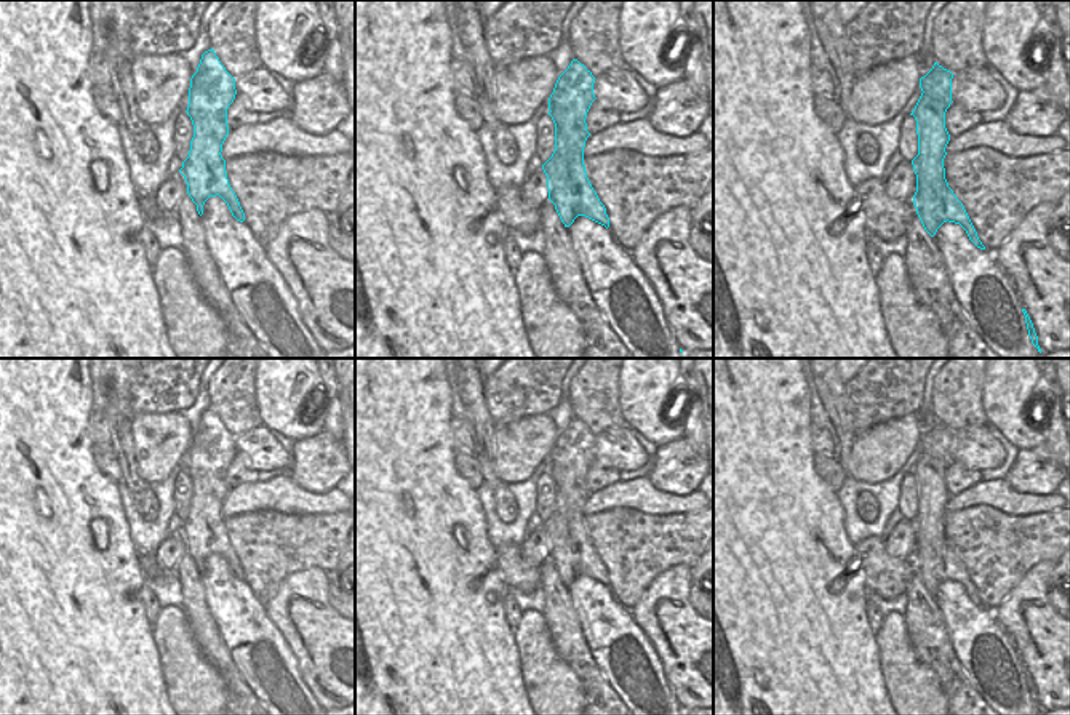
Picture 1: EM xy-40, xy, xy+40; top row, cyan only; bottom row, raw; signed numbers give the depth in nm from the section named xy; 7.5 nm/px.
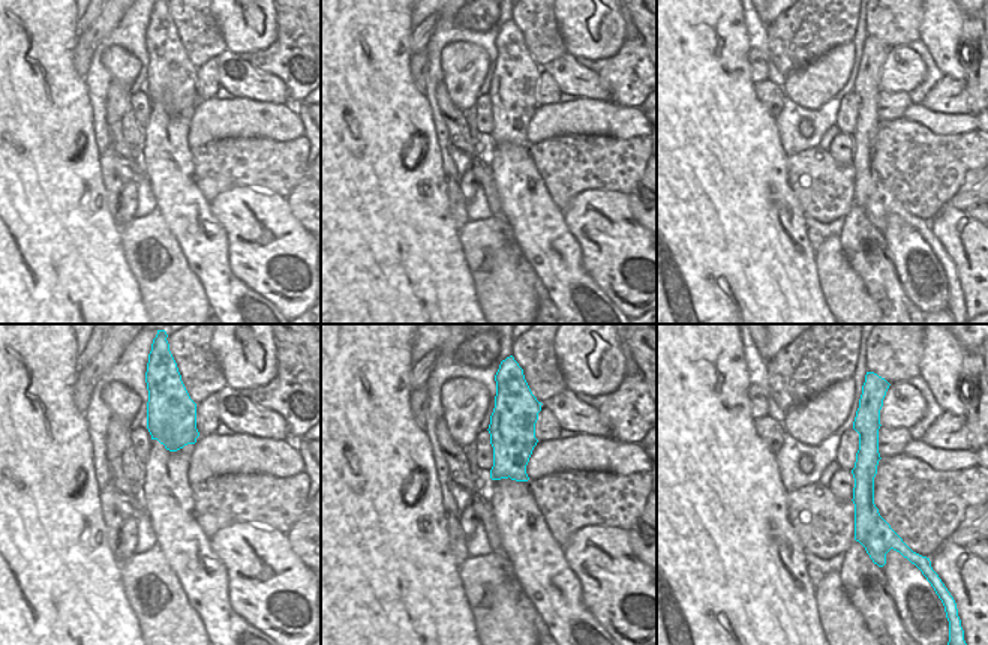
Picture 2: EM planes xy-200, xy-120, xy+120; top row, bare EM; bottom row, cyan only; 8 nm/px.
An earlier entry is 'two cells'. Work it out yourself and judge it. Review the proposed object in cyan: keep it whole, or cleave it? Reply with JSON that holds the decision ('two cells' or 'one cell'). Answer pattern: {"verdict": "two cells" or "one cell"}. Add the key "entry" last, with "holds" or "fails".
{"verdict": "two cells", "entry": "holds"}

